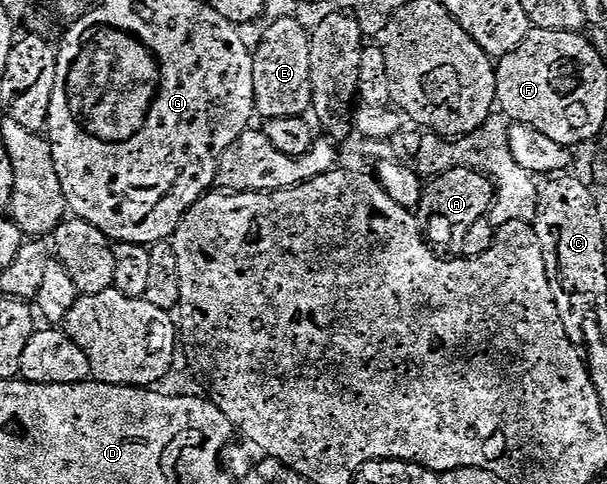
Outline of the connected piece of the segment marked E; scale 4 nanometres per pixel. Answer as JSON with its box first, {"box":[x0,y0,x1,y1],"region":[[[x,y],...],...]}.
{"box":[253,17,313,120],"region":[[[298,17],[284,18],[271,22],[262,35],[258,48],[253,48],[254,57],[254,110],[263,120],[297,119],[311,110],[313,101],[312,70],[309,47],[311,32],[302,28]]]}

